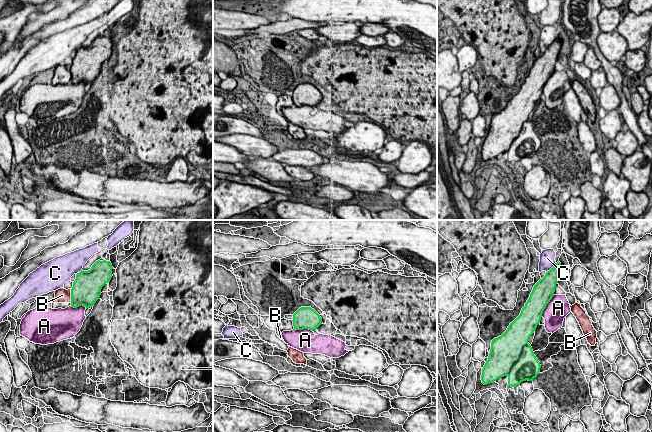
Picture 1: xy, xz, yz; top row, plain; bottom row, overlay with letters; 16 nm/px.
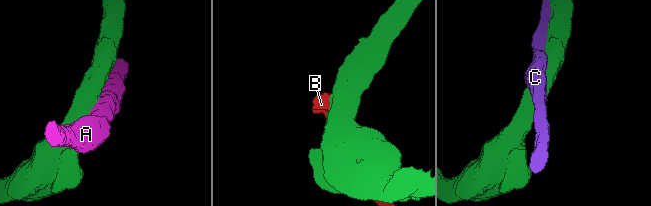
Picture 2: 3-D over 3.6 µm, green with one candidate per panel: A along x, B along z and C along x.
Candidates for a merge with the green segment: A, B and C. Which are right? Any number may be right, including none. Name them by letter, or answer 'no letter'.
B

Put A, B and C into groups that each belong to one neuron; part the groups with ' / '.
A / B / C

